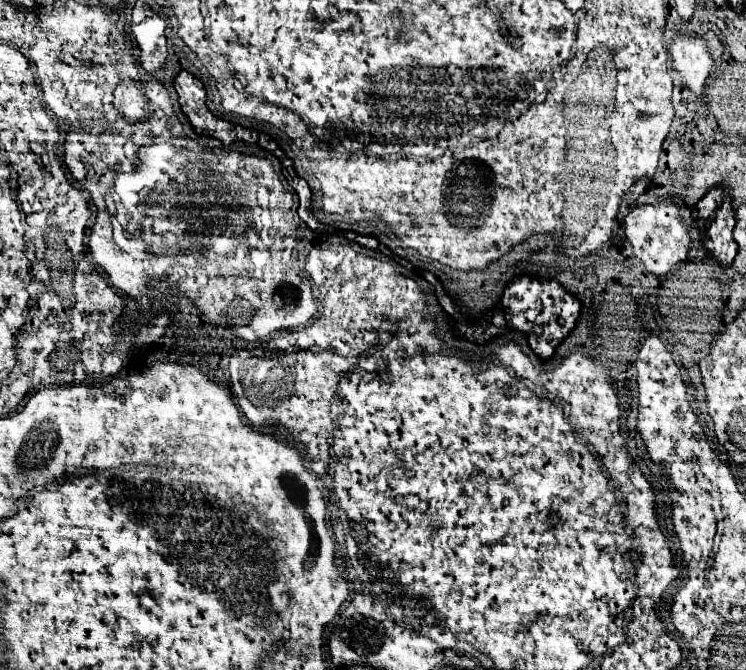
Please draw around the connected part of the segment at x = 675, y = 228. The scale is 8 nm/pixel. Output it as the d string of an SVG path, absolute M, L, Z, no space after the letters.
M663 199L657 205L633 207L631 213L625 217L625 235L633 247L633 253L655 277L669 273L677 263L687 259L687 251L691 245L691 229L683 225L683 221L679 219L679 211L681 209L671 203L671 199Z

